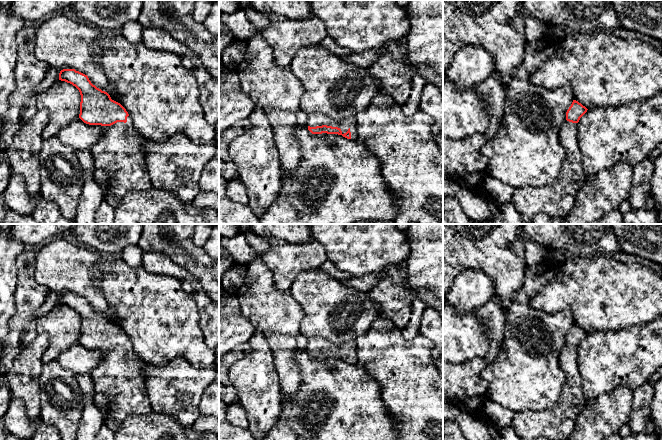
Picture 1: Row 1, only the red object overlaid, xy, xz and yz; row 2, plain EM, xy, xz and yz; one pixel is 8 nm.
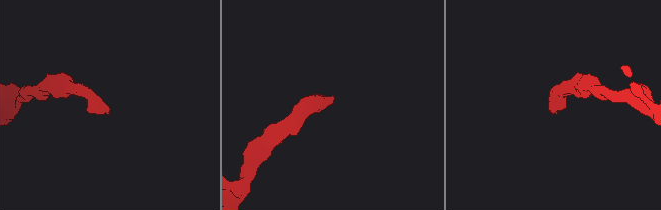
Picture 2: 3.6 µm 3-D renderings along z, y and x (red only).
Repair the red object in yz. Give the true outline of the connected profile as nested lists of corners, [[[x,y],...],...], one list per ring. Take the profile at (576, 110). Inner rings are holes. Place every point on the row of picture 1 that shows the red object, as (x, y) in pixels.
[[[576,100],[566,112],[566,119],[559,131],[559,143],[566,151],[562,171],[558,179],[546,187],[524,187],[515,190],[510,203],[519,211],[524,223],[532,224],[538,213],[550,218],[570,212],[578,191],[586,179],[583,159],[579,150],[578,122],[587,108]]]

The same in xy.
[[[75,69],[61,70],[59,80],[70,83],[79,90],[81,95],[79,118],[86,124],[104,127],[104,134],[91,148],[95,162],[95,180],[103,190],[104,200],[115,209],[128,192],[149,191],[153,189],[154,187],[149,178],[145,162],[145,144],[147,140],[136,131],[133,120],[126,109],[120,103],[112,100],[107,92],[93,85],[87,75]]]

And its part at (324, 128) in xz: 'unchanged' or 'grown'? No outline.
grown

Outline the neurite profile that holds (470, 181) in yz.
[[[484,171],[473,172],[465,175],[461,180],[457,181],[462,188],[474,190],[483,179]]]

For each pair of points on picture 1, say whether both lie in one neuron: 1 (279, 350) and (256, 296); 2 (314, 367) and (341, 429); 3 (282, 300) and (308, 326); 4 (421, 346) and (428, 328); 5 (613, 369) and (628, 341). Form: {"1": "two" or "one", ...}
{"1": "one", "2": "one", "3": "two", "4": "two", "5": "one"}

